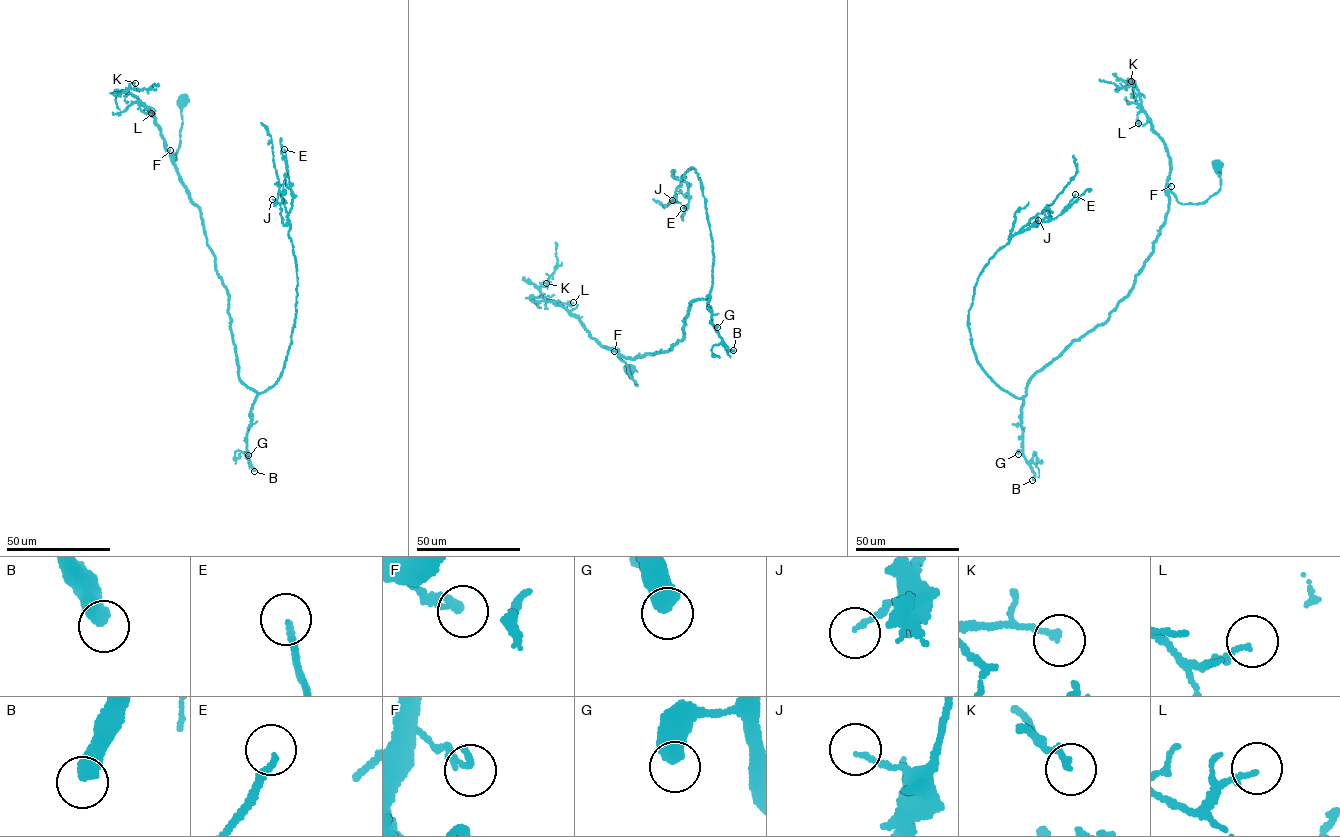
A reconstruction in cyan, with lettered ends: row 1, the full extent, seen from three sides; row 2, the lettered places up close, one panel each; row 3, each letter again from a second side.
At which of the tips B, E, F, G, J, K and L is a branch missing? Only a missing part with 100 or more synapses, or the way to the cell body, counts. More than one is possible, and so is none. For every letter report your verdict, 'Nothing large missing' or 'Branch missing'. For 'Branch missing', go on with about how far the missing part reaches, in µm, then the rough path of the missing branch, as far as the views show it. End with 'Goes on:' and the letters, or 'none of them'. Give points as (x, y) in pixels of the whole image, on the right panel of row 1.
B: Branch missing. Missing length about 60 µm. Course of what is missing: (1032, 480), (1025, 488), (1023, 503), (1044, 505), (1076, 501), (1089, 496)
E: Nothing large missing
F: Nothing large missing
G: Nothing large missing
J: Nothing large missing
K: Nothing large missing
L: Nothing large missing
Goes on: B

